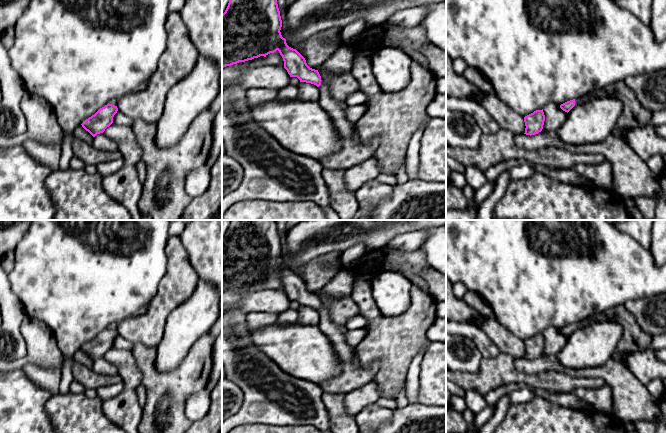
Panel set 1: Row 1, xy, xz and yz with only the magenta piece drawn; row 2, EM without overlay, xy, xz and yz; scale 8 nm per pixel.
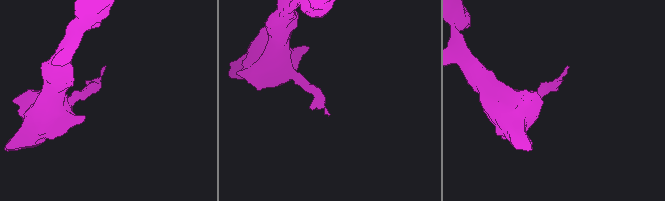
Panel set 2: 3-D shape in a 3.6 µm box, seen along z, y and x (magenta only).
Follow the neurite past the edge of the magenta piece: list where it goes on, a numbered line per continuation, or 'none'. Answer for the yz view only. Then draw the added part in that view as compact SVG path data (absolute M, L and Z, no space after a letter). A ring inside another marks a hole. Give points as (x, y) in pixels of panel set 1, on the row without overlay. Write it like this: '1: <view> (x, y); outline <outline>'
1: yz (587, 321); outline M593 316L593 317L590 317L590 318L587 318L587 319L581 321L581 322L575 323L575 330L591 324L592 322L596 321L598 318L599 318L598 316Z

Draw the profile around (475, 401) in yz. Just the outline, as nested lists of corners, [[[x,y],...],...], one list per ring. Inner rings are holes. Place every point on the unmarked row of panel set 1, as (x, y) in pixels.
[[[475,390],[465,391],[464,400],[466,402],[467,408],[475,415],[477,415],[487,406],[484,395]]]

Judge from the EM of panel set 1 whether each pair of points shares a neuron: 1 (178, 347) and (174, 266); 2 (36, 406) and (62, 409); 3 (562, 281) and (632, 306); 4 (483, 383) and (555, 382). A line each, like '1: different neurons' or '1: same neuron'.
1: different neurons
2: different neurons
3: different neurons
4: same neuron

